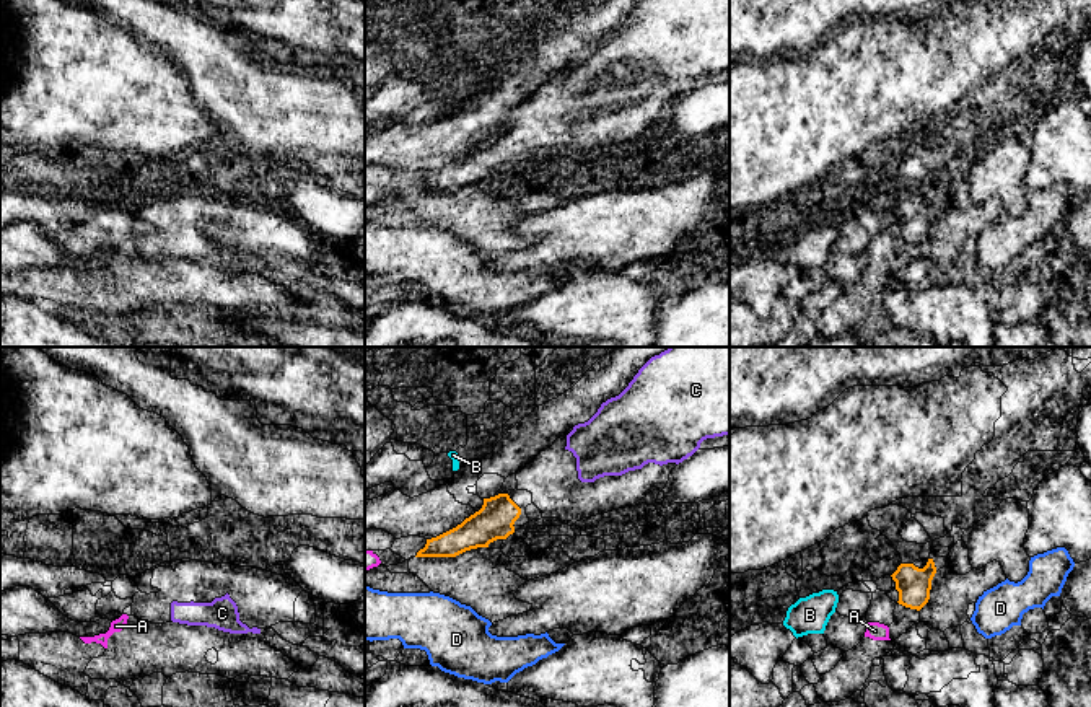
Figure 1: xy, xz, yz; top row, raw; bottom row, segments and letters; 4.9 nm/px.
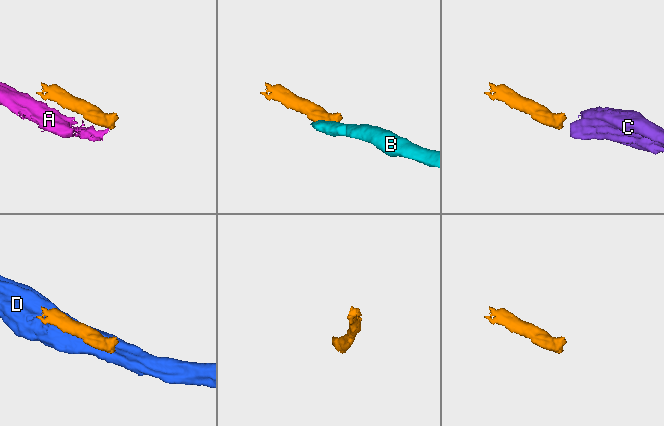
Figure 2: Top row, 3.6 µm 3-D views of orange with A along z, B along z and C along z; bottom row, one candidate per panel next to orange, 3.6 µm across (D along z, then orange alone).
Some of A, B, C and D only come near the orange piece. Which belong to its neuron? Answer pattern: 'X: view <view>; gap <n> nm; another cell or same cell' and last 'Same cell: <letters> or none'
A: view yz; gap 130 nm; another cell
B: view xz; gap 200 nm; another cell
C: view xz; gap 320 nm; same cell
D: view xz; gap 180 nm; another cell
Same cell: C

